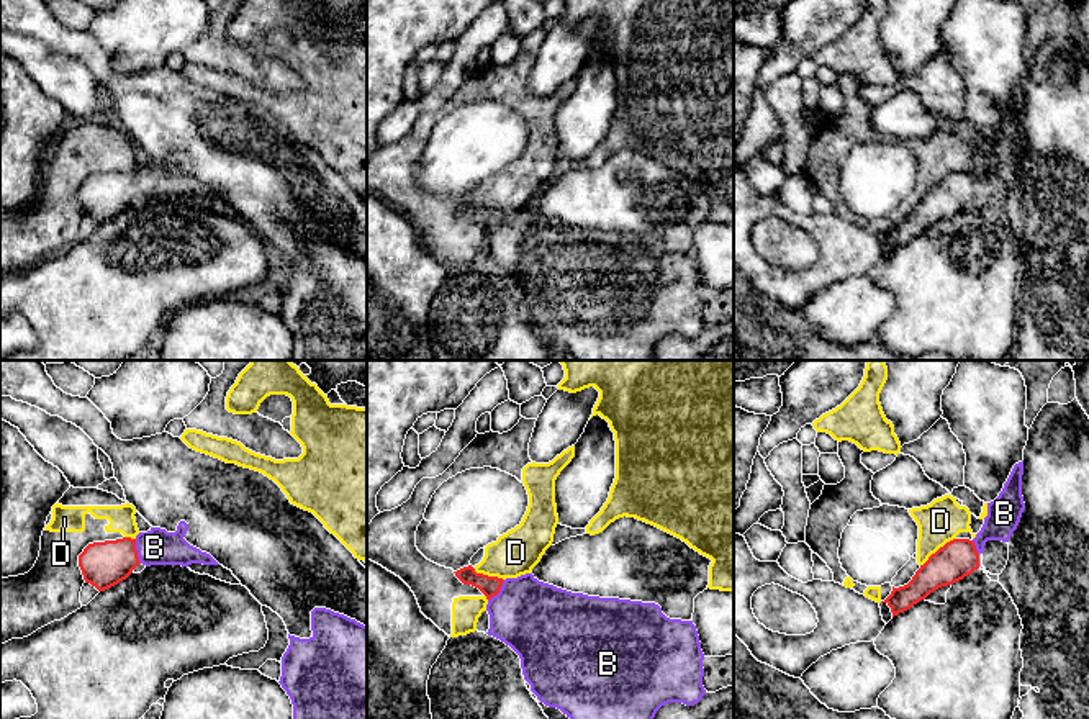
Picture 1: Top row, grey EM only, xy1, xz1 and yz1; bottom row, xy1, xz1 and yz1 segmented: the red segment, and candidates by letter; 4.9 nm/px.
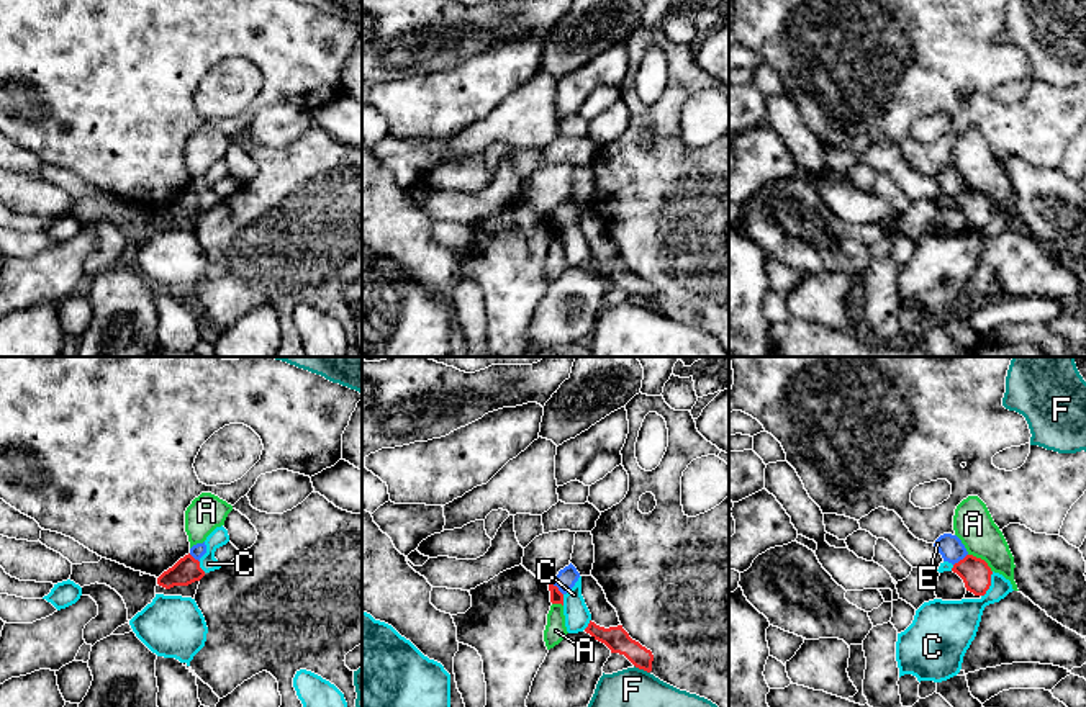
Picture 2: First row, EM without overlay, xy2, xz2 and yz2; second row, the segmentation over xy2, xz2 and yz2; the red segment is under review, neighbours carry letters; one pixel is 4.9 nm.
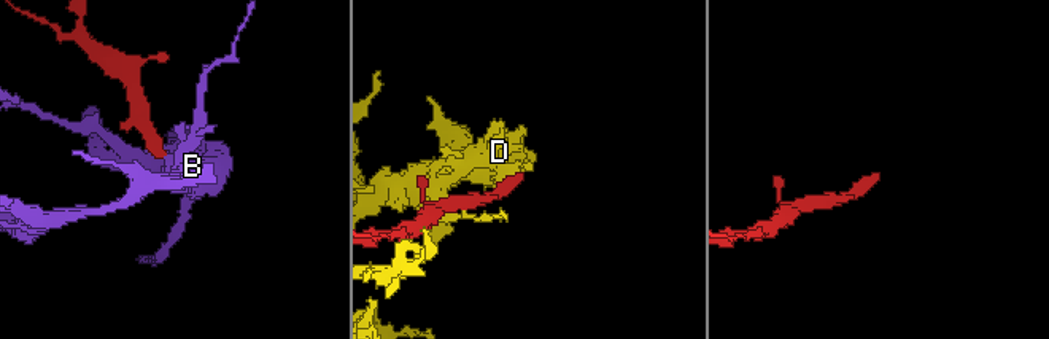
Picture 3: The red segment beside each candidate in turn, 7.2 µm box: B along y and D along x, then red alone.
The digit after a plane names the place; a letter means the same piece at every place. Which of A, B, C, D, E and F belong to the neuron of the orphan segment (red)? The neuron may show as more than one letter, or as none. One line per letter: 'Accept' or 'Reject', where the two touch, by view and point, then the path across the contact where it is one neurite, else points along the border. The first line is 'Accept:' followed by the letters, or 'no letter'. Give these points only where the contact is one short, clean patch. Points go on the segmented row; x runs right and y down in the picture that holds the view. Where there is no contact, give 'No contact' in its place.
Accept: B
A: Reject. Touches red at yz2 (980, 558). Boundary: yz2 (968, 553), (981, 558), (991, 571)
B: Accept. Touches red at xy1 (136, 551). Path across: xy1 (105, 564), (136, 551), (154, 547)
C: Reject. Touches red at yz2 (990, 585)
D: Reject. Touches red at yz1 (939, 549)
E: Reject. Touches red at xz2 (557, 588). Boundary: xz2 (551, 581), (562, 594)
F: Reject. Touches red at xz2 (642, 668)

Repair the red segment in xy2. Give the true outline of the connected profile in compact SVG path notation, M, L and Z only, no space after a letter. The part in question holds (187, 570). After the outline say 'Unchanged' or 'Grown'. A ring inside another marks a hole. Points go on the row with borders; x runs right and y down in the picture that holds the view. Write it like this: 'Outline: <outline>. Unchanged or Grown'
Outline: M188 553L180 558L172 568L164 571L157 578L157 584L170 589L174 586L188 586L195 581L200 581L203 576L205 571L200 568L200 561Z. Unchanged

